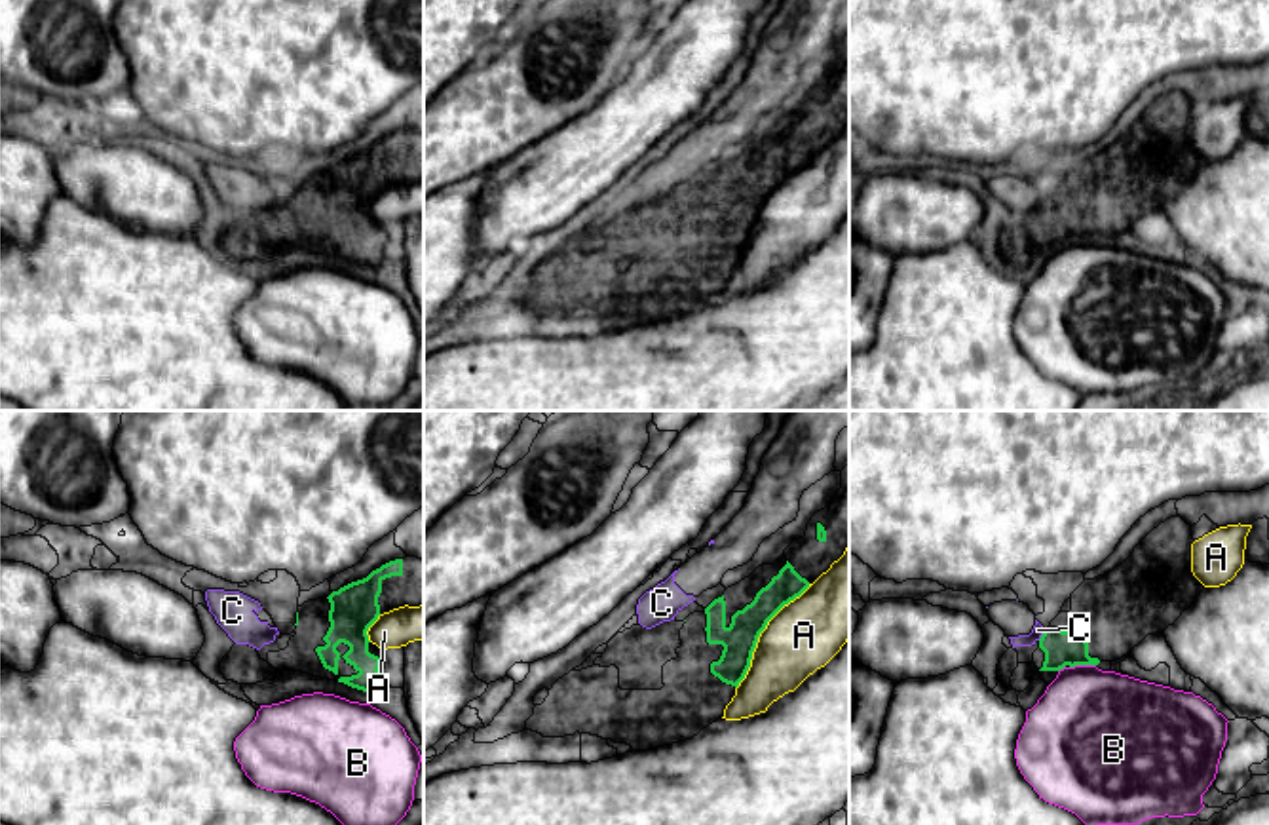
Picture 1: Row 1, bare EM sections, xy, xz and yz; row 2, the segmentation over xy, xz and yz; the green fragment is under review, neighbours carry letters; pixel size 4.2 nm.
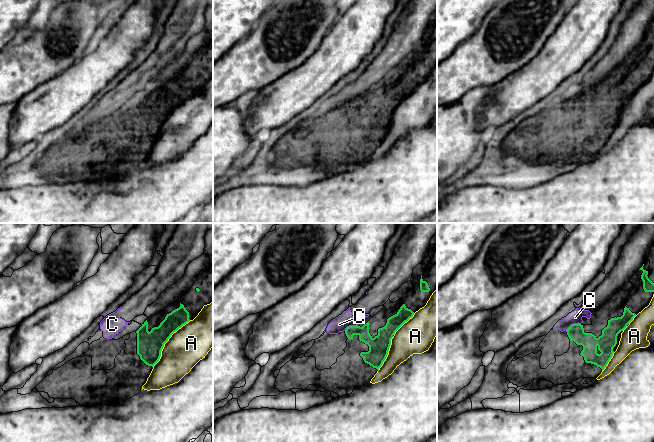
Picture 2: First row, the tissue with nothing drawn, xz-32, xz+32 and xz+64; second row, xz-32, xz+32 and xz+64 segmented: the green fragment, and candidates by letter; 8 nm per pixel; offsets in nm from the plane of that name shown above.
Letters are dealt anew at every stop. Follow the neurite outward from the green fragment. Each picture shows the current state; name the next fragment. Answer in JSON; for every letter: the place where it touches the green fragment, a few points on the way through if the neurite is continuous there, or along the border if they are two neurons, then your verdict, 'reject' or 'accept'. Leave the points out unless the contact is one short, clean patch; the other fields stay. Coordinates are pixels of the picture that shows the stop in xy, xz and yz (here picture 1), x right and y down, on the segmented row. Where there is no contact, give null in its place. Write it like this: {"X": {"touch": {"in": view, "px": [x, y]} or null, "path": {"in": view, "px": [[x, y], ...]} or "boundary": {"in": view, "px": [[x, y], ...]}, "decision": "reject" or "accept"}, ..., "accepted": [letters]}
{"A": {"touch": {"in": "xz", "px": [758, 635]}, "decision": "reject"}, "B": {"touch": {"in": "yz", "px": [1081, 664]}, "decision": "reject"}, "C": {"touch": {"in": "yz", "px": [1041, 635]}, "boundary": {"in": "yz", "px": [[1045, 630], [1038, 639]]}, "decision": "reject"}, "accepted": []}

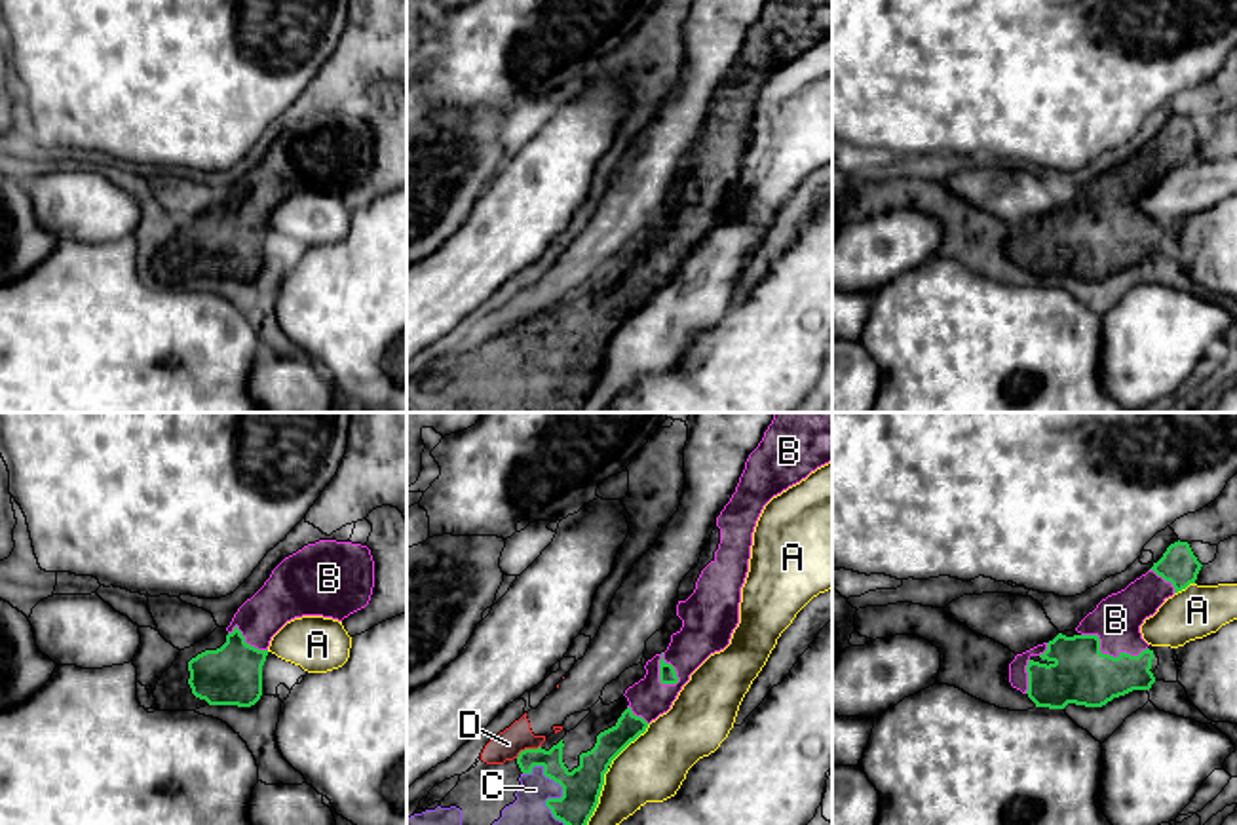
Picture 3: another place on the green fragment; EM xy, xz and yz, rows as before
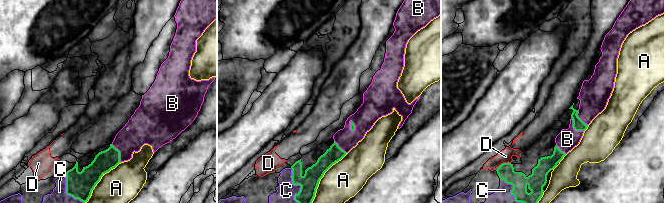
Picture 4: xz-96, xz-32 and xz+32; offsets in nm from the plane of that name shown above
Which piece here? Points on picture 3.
{"A": {"touch": {"in": "xz", "px": [599, 795]}, "decision": "reject"}, "B": {"touch": {"in": "yz", "px": [1108, 654]}, "decision": "accept"}, "C": {"touch": {"in": "xz", "px": [561, 797]}, "decision": "accept"}, "D": {"touch": {"in": "xz", "px": [527, 749]}, "boundary": {"in": "xz", "px": [[540, 746], [527, 748], [515, 757]]}, "decision": "reject"}, "accepted": ["B", "C"]}

